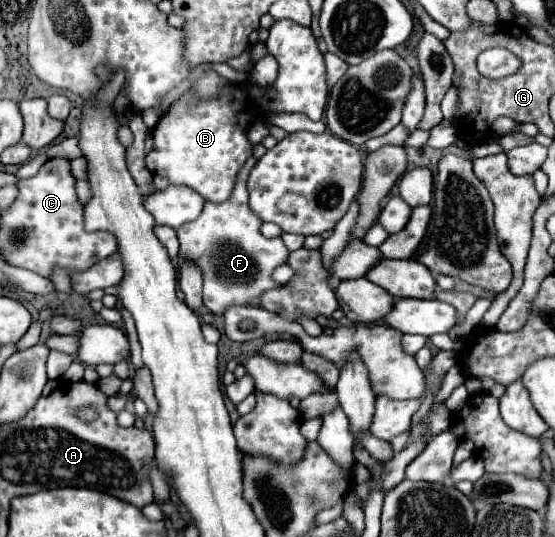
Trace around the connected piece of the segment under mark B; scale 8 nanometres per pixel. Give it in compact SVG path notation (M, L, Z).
M277 20L269 30L267 50L277 58L277 80L269 88L229 84L217 98L187 98L173 104L173 110L161 118L153 130L153 150L147 154L147 168L163 176L171 186L185 186L209 202L225 202L233 192L237 172L253 154L247 130L257 118L273 112L299 112L311 120L321 120L327 104L327 82L323 54L309 28L291 20Z

